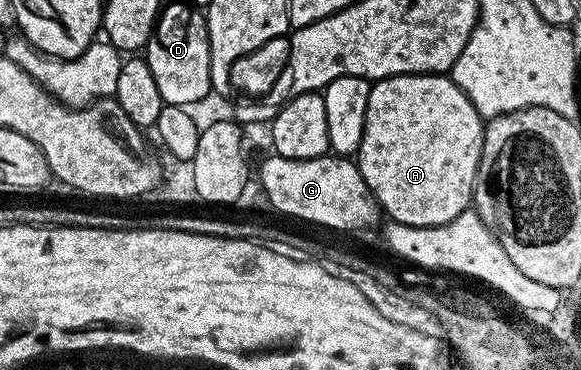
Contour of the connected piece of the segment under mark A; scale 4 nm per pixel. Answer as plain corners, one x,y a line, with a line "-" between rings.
426,74
423,76
389,76
386,80
378,80
370,87
367,98
367,118
363,122
363,138
355,157
357,169
361,171
361,177
367,182
369,191
377,198
380,211
389,215
390,221
415,226
416,228
430,228
440,224
450,224
459,214
463,214
472,205
473,187
479,170
479,158
485,141
485,124
483,118
471,106
467,94
459,90
459,86
453,84
452,79
445,74

